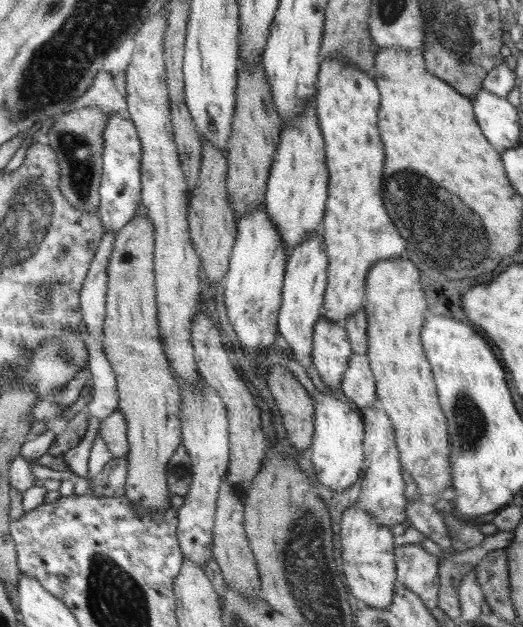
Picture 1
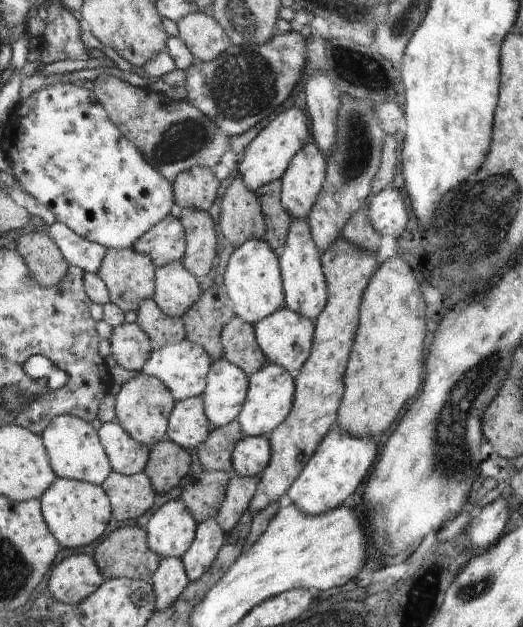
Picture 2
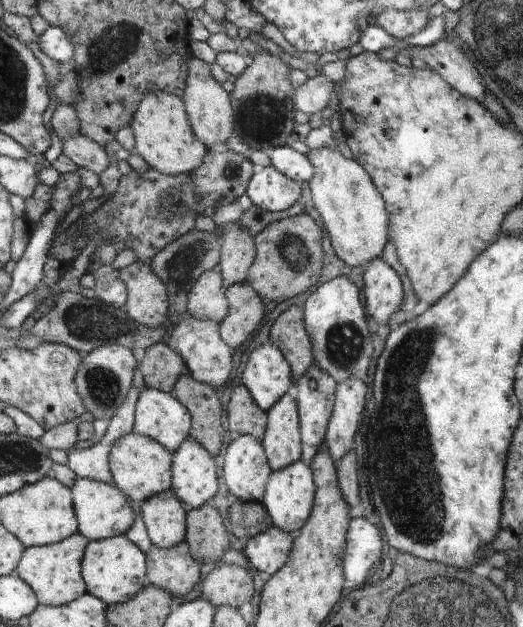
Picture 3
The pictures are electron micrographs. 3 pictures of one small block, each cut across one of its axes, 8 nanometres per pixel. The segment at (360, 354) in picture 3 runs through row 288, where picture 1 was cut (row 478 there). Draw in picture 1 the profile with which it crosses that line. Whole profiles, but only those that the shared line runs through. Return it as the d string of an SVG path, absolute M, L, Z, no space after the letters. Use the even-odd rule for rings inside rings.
M321 391L318 392L320 393L313 396L315 402L315 425L313 439L308 452L310 462L312 462L312 466L314 466L314 474L316 474L313 478L316 484L325 486L330 490L336 492L344 491L358 480L359 475L365 468L363 449L365 428L363 418L360 417L348 403L340 401L340 399L336 399L336 397L332 396L334 392L331 395Z

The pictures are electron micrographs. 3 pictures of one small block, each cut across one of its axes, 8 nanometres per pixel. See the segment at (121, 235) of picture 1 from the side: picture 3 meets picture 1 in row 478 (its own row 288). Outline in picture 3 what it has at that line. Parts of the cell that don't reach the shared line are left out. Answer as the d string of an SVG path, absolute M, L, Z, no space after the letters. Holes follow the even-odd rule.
M140 260L122 268L120 278L127 288L124 309L145 327L162 327L167 322L167 288L146 262Z

